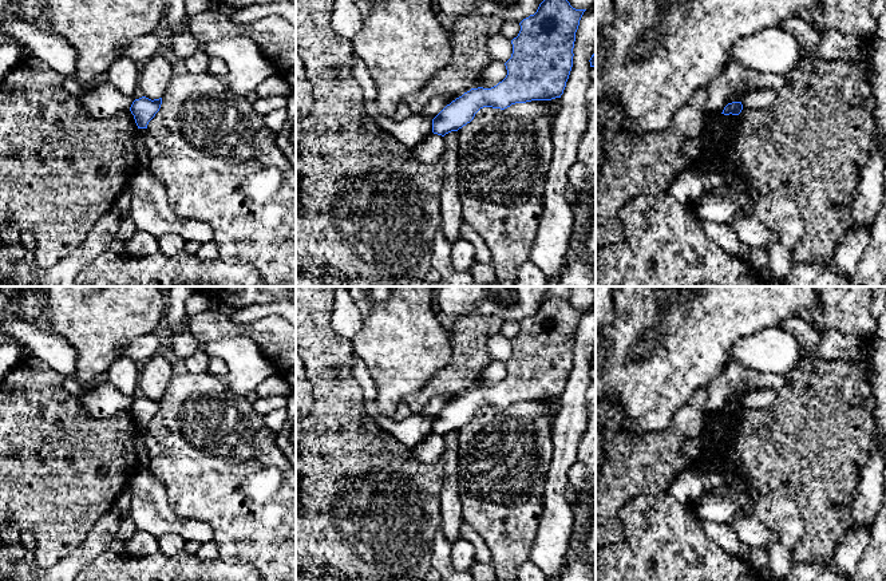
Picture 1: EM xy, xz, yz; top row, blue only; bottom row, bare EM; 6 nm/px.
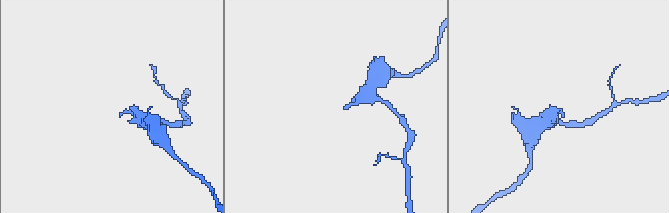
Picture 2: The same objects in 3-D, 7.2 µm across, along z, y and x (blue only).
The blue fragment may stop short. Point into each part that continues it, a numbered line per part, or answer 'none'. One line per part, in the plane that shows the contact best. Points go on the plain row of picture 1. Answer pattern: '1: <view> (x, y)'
none

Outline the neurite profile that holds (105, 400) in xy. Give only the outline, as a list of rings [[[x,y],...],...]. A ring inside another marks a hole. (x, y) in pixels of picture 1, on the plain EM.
[[[103,383],[79,396],[80,404],[95,418],[110,418],[119,411],[130,410],[134,399],[119,392],[111,383]]]

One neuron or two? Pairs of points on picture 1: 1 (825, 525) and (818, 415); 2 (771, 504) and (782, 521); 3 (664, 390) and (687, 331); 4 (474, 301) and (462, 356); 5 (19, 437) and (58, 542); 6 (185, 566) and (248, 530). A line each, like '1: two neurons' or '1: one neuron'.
1: one neuron
2: one neuron
3: one neuron
4: two neurons
5: one neuron
6: two neurons

